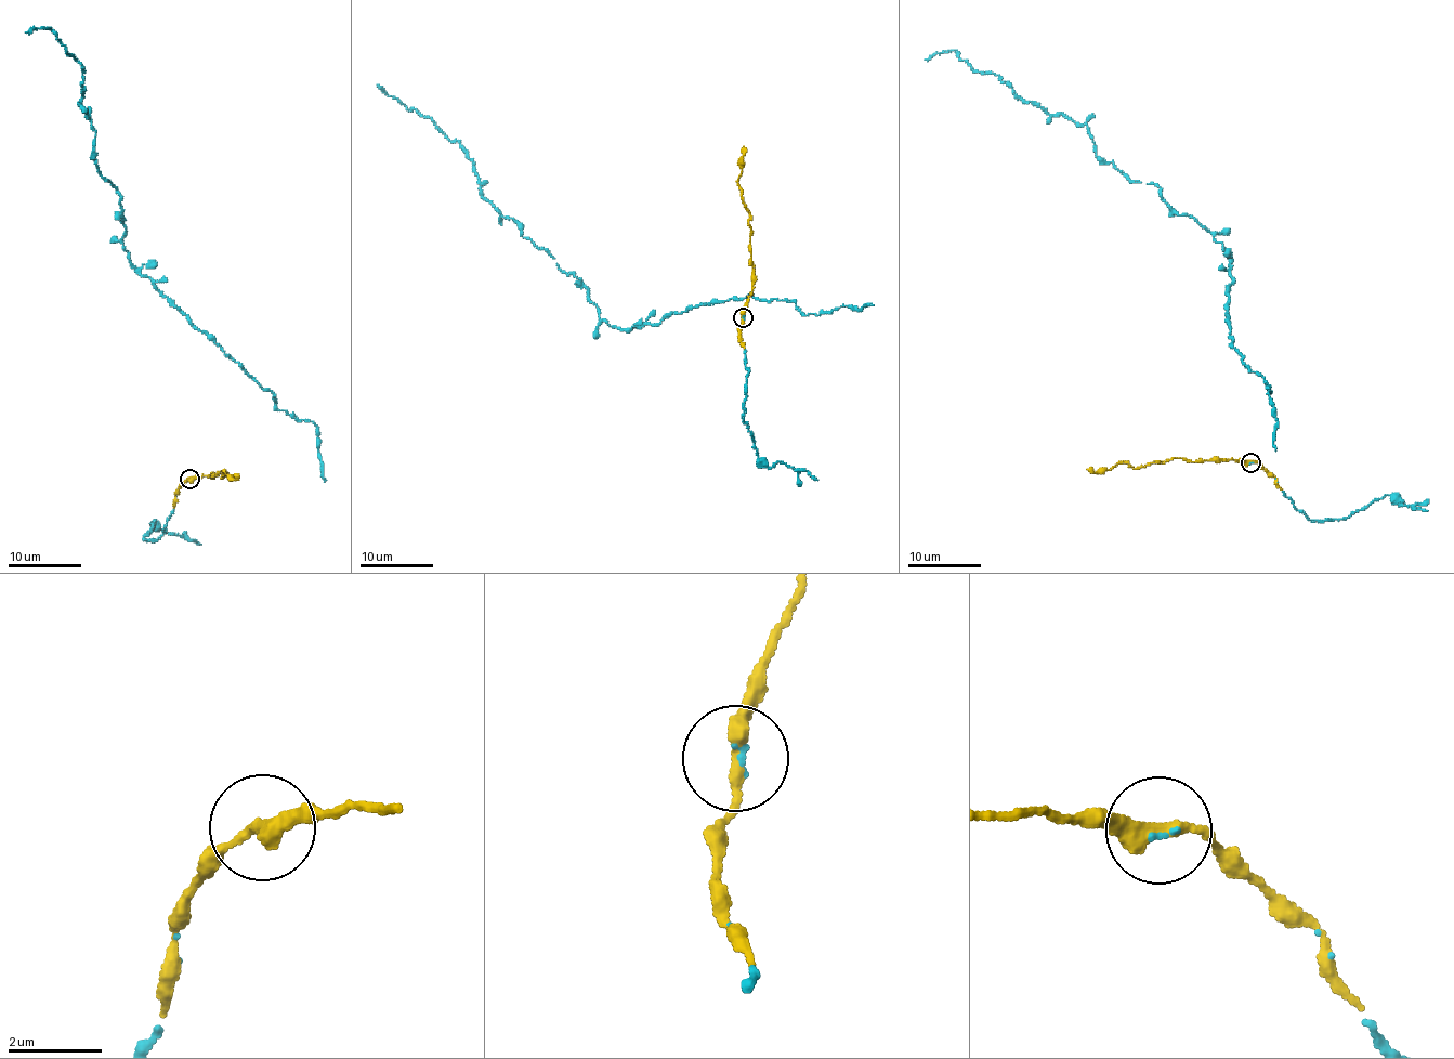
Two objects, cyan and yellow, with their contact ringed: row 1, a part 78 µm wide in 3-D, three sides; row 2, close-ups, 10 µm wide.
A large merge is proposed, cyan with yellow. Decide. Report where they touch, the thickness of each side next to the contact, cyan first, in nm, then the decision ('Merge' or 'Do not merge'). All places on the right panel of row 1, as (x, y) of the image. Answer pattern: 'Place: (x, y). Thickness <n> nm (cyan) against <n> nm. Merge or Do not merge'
Place: (1251, 462). Thickness 70 nm (cyan) against 320 nm. Merge

